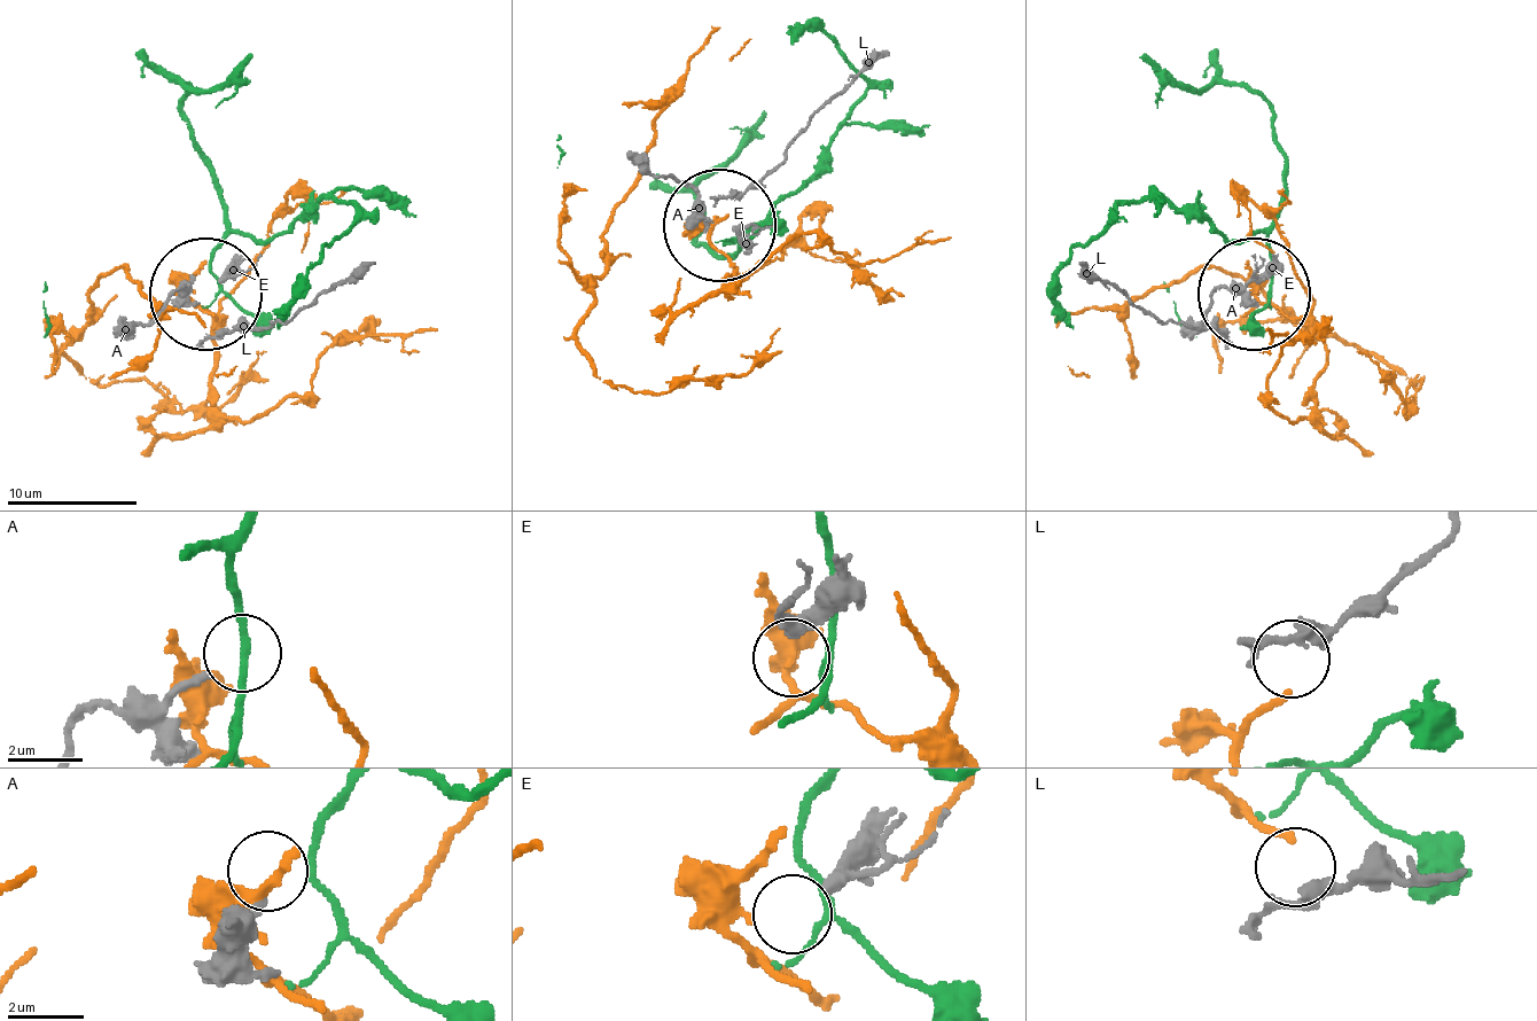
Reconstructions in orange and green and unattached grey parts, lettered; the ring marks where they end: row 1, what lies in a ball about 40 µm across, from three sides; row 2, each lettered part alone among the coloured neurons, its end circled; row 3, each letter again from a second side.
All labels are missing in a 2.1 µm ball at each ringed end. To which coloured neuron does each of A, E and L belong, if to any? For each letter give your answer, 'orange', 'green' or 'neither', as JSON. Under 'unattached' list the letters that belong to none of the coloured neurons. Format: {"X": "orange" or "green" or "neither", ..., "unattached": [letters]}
{"A": "green", "E": "neither", "L": "orange", "unattached": ["E"]}

